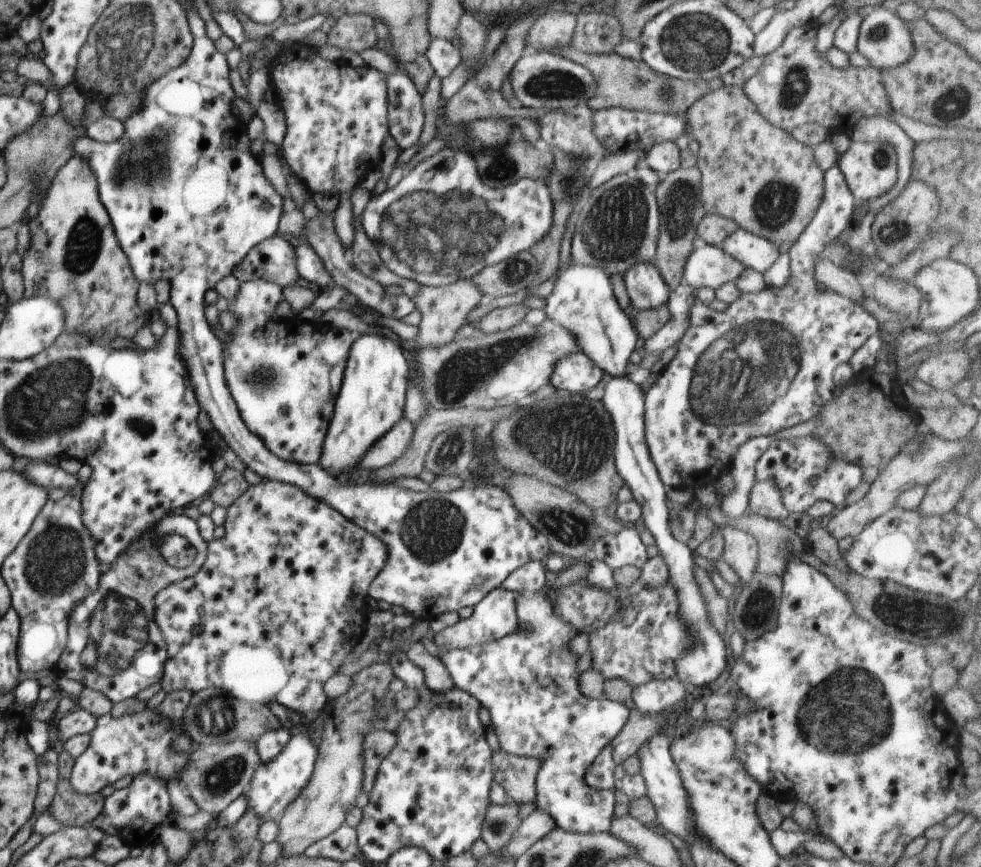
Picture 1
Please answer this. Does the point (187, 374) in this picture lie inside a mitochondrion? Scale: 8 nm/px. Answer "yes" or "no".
no

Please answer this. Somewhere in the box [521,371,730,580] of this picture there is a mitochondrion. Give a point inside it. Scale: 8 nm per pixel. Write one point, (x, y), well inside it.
(570, 529)

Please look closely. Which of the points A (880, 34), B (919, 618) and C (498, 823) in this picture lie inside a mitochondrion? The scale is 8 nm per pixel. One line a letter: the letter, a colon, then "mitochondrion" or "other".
A: mitochondrion
B: mitochondrion
C: mitochondrion

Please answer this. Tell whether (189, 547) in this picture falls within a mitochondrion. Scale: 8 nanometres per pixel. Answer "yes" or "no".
no

